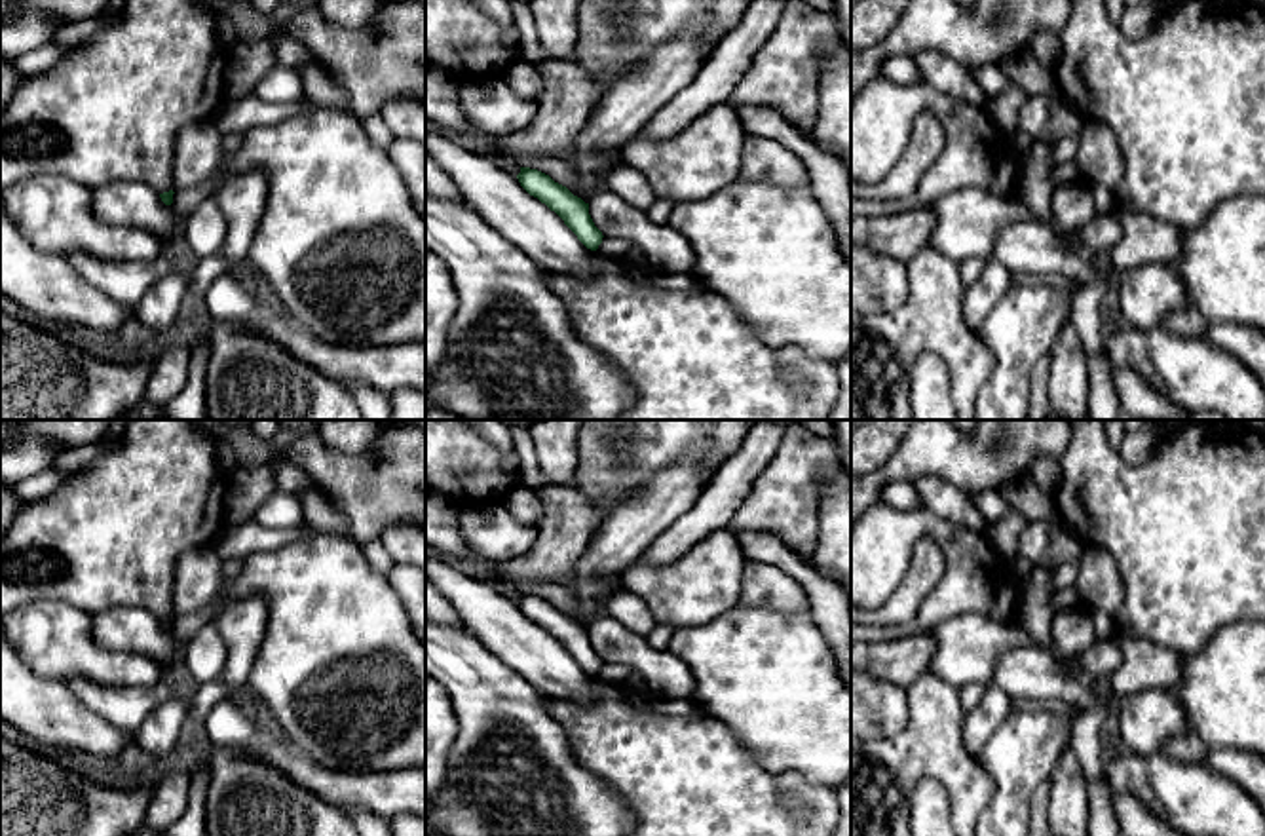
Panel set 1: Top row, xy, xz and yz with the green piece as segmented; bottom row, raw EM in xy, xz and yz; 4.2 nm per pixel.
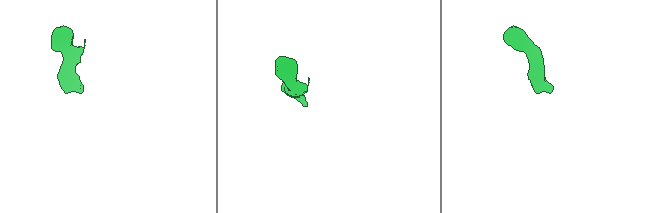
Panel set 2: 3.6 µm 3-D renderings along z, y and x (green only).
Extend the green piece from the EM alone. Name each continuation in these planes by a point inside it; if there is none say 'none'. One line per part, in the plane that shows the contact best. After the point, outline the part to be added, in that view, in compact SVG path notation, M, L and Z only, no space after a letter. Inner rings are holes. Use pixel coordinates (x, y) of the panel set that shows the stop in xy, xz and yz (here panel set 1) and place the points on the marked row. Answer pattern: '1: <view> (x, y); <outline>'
none

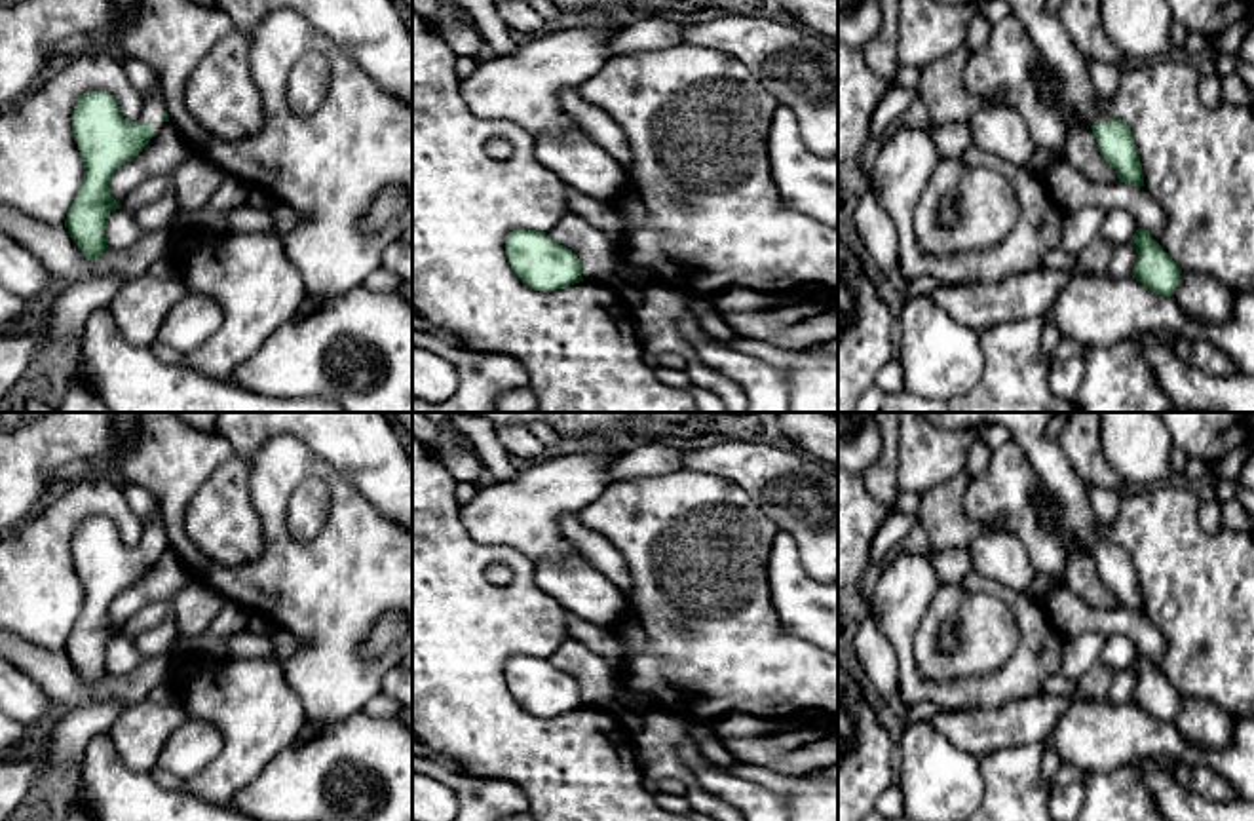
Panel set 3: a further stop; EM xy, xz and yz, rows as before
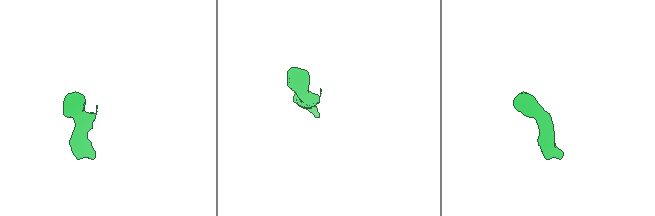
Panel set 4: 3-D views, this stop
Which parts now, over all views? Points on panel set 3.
1: yz (1045, 29); M1047 0L1005 2L1011 8L1011 15L1024 25L1037 51L1060 78L1068 103L1079 108L1089 125L1117 120L1096 108L1098 95L1089 74L1089 57L1075 48L1058 13L1047 8Z

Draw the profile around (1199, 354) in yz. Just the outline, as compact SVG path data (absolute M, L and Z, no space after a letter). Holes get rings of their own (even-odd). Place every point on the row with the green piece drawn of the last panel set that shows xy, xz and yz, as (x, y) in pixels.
M1174 338L1172 352L1189 367L1208 376L1231 376L1237 372L1233 361L1208 340Z

